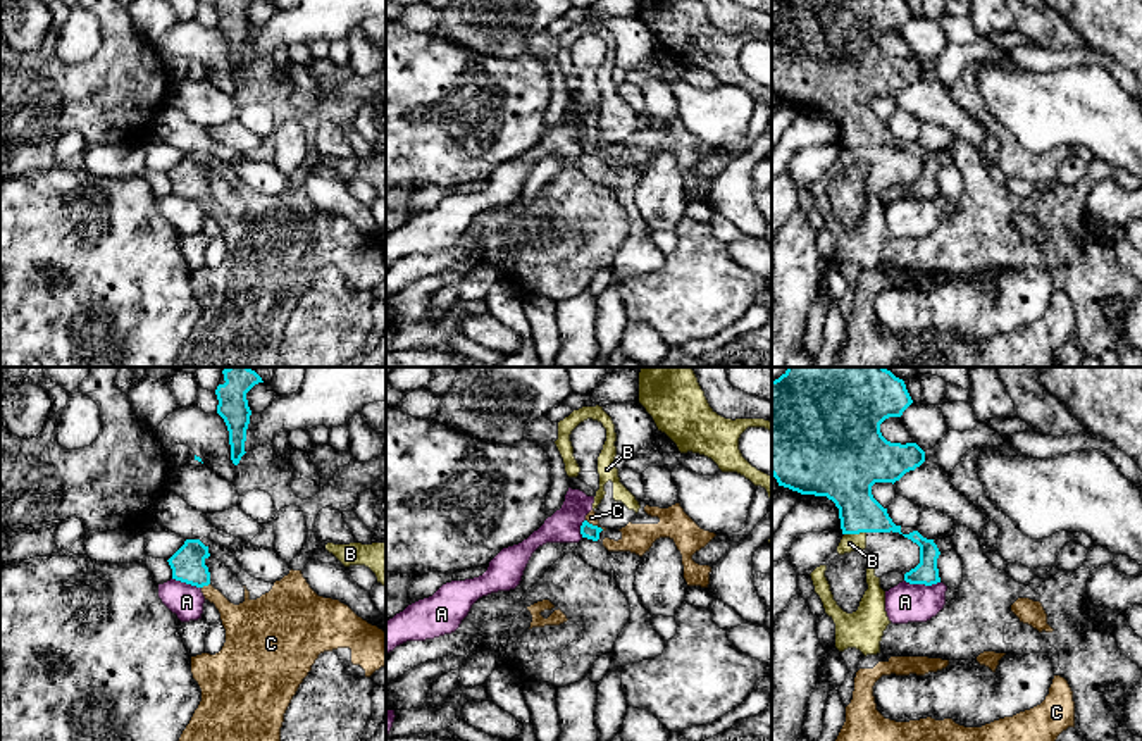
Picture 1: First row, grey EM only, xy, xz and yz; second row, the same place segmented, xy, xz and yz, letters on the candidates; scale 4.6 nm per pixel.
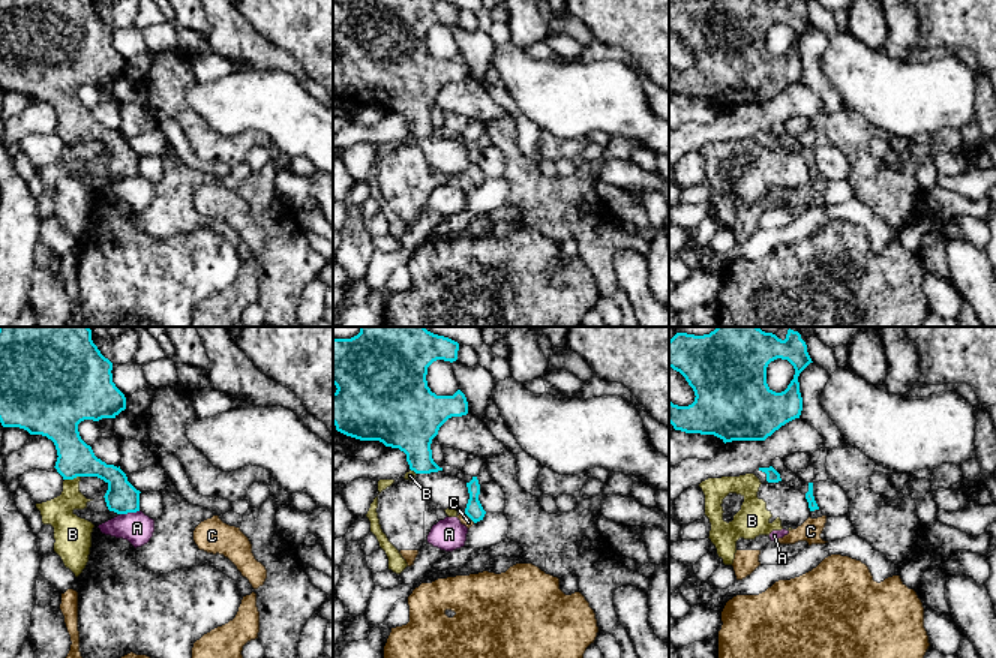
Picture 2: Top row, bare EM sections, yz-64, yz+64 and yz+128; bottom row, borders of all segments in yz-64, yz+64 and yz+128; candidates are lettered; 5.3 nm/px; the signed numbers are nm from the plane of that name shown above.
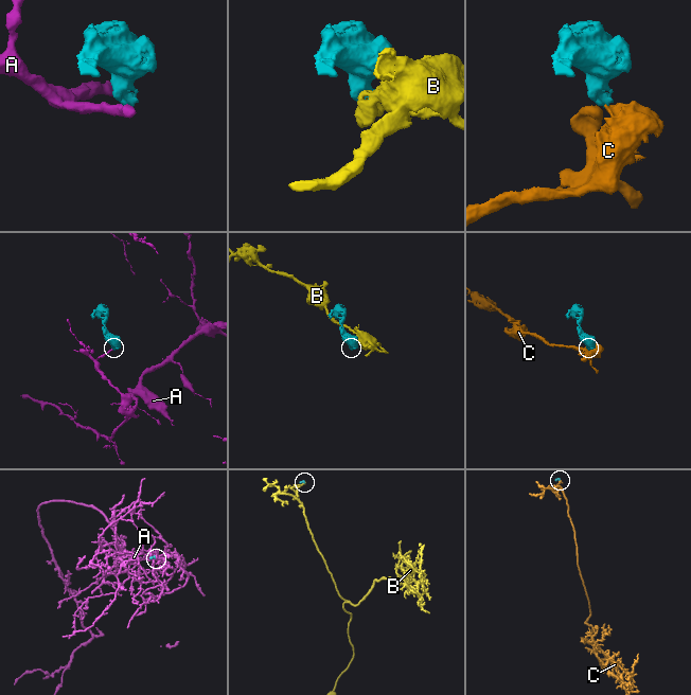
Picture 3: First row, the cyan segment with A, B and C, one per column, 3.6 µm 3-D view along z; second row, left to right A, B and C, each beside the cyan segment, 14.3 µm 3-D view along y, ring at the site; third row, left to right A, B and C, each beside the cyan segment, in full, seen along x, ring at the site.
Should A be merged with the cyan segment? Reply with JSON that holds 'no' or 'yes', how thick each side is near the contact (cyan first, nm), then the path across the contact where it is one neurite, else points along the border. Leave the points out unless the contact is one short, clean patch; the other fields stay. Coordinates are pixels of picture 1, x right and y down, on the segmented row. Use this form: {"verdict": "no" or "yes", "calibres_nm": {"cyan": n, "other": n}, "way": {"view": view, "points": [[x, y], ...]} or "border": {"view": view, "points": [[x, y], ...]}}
{"verdict": "no", "calibres_nm": {"cyan": 110, "other": 180}, "border": {"view": "yz", "points": [[905, 579], [915, 585], [939, 583]]}}

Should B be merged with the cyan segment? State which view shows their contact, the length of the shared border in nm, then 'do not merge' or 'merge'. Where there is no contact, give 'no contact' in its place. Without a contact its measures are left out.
meets cyan in yz; contact 110 nm long; do not merge

